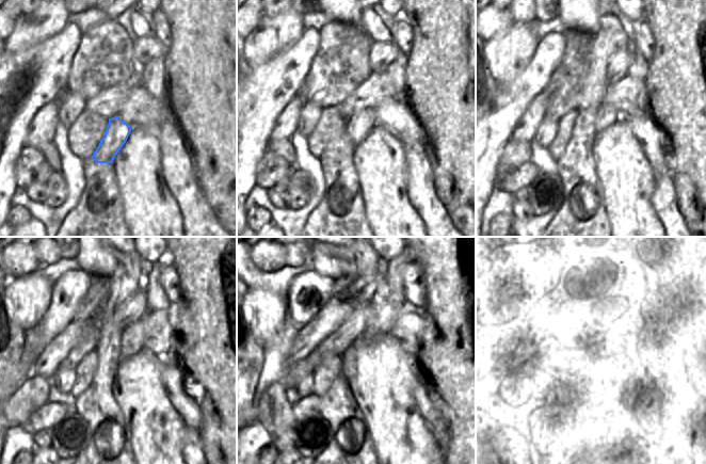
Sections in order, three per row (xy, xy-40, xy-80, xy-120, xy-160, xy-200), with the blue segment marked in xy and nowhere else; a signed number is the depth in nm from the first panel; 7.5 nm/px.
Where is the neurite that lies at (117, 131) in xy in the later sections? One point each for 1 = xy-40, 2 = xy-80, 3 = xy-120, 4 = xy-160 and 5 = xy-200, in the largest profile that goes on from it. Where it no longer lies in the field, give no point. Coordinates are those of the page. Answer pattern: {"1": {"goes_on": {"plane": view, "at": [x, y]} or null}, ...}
{"1": {"goes_on": {"plane": "xy-40", "at": [357, 127]}}, "2": {"goes_on": {"plane": "xy-80", "at": [608, 113]}}, "3": {"goes_on": {"plane": "xy-120", "at": [132, 337]}}, "4": {"goes_on": {"plane": "xy-160", "at": [382, 316]}}, "5": {"goes_on": {"plane": "xy-200", "at": [619, 310]}}}

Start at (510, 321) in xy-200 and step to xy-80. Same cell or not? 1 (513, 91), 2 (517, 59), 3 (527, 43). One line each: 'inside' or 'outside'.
1: outside
2: inside
3: inside

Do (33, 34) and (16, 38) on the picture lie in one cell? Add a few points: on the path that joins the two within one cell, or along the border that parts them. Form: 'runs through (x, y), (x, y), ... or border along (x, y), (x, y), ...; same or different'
runs through (29, 34), (23, 34), (20, 37); same

